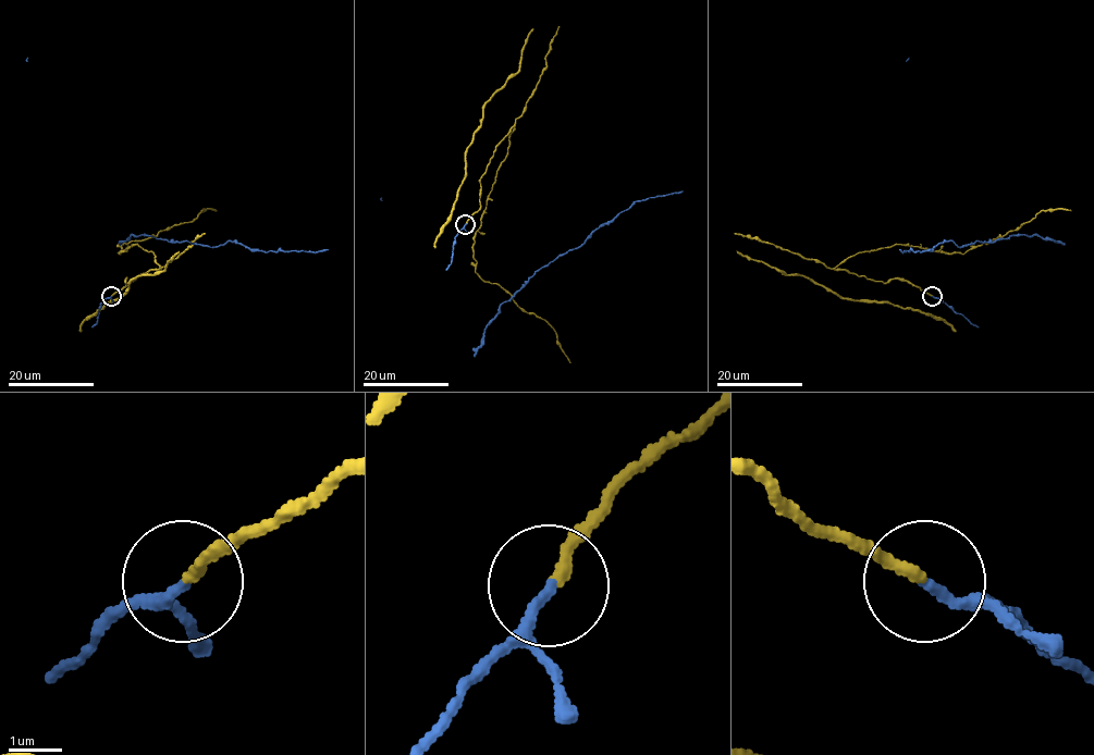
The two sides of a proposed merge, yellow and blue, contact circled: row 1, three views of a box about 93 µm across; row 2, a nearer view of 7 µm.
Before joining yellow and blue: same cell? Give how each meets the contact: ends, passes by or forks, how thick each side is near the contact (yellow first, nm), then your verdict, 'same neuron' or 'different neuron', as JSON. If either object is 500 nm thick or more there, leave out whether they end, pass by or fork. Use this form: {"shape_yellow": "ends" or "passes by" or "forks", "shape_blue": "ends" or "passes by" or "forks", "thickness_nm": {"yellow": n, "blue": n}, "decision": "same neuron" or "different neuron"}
{"shape_yellow": "ends", "shape_blue": "ends", "thickness_nm": {"yellow": 200, "blue": 190}, "decision": "different neuron"}

